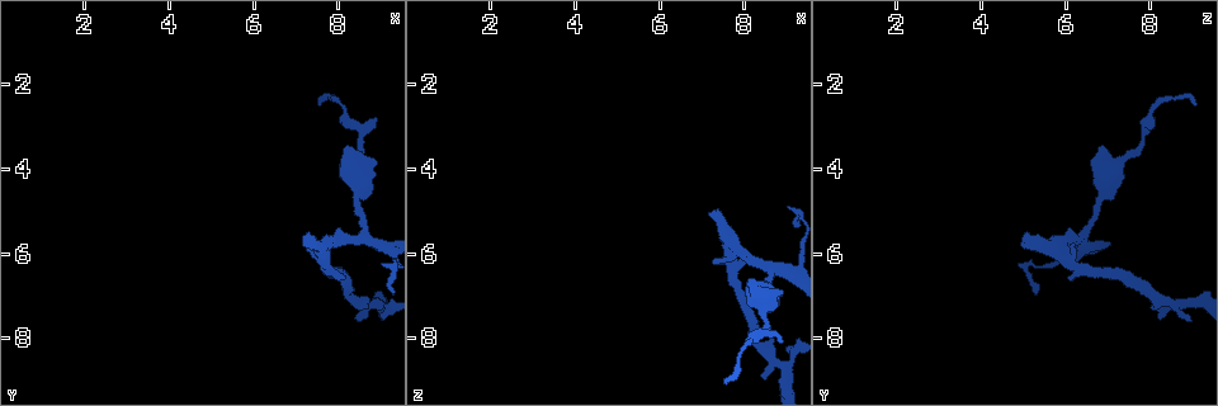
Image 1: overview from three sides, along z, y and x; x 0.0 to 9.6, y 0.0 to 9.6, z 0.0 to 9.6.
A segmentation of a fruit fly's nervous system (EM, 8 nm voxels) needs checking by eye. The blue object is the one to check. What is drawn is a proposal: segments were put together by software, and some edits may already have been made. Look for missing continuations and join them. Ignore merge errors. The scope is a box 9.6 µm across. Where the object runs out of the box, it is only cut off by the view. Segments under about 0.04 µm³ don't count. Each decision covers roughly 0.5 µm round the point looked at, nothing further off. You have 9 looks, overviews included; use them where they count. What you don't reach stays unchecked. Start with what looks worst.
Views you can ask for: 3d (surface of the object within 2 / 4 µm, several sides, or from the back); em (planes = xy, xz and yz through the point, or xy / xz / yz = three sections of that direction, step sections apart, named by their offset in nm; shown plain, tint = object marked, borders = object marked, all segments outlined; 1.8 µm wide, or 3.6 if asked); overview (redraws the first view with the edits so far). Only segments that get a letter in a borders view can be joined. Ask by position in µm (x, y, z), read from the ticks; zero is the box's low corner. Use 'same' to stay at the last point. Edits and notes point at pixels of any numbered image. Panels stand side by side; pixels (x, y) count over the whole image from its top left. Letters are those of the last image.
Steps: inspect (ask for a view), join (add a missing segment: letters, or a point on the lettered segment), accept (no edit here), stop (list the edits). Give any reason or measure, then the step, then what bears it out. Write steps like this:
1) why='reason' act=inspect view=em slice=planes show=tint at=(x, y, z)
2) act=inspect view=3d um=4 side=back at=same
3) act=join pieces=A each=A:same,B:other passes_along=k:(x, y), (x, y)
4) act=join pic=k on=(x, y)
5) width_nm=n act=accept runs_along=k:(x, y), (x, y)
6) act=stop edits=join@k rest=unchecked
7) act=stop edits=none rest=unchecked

why='branch stops here' act=inspect view=3d um=4 at=(7.15, 5.65, 5.10)

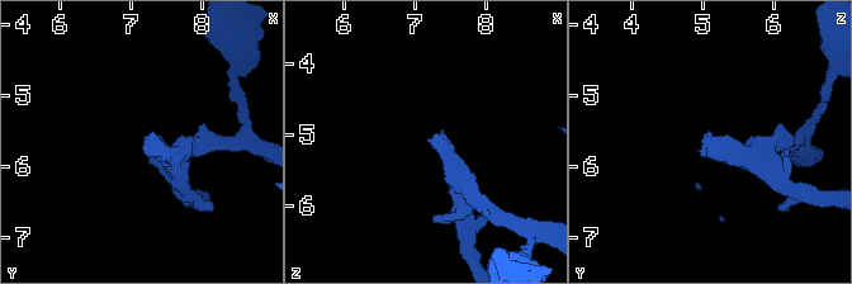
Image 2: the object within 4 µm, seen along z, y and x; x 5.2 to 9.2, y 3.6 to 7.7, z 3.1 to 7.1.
act=inspect view=em slice=yz step=4 show=borders at=(7.20, 5.60, 5.10)

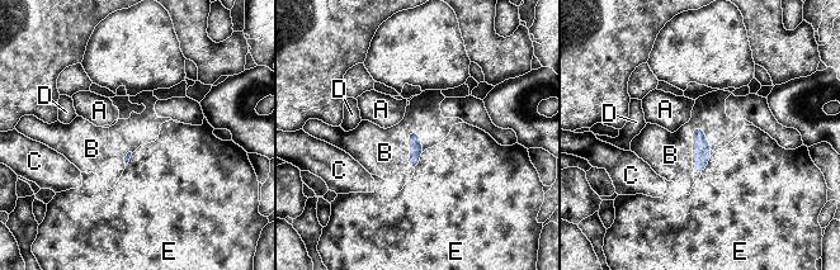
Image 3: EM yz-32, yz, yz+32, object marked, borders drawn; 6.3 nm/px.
act=join pic=3 on=(670, 155) each=A:other,B:same,C:other,D:other,E:other found='it goes on there'

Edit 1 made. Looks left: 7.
why='redraw' act=inspect view=overview

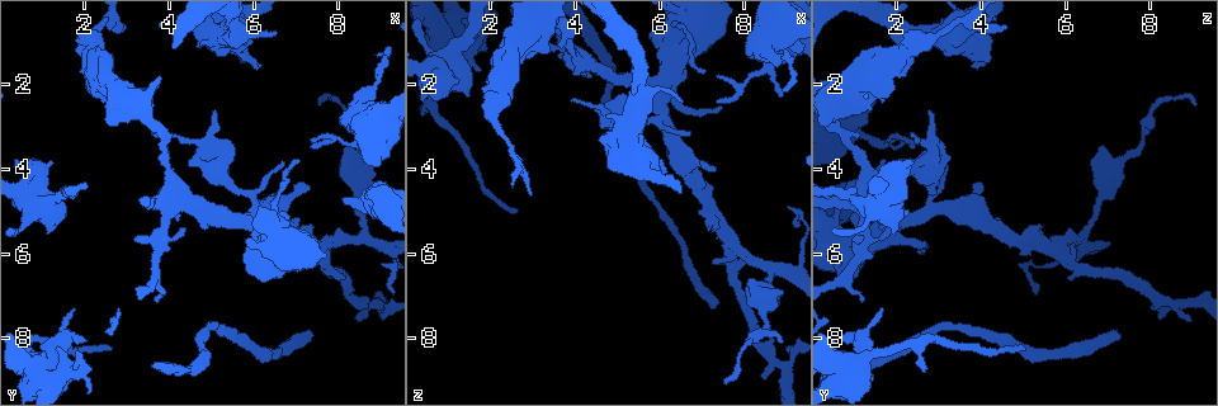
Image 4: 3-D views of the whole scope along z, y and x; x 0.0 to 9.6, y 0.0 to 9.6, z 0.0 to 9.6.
why='free end' act=inspect view=3d um=2 side=back at=(8.45, 7.60, 8.90)

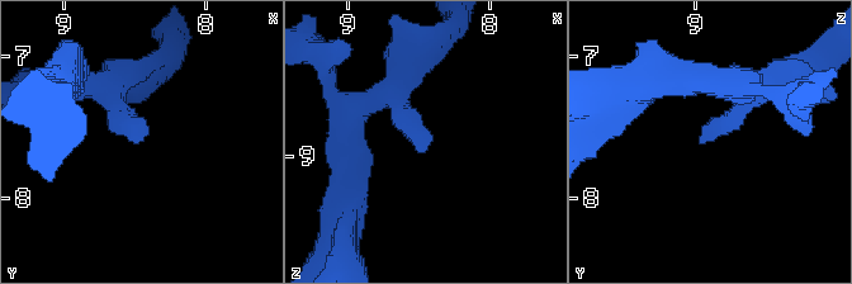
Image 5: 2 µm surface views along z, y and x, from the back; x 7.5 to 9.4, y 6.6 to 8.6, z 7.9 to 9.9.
act=inspect view=em slice=planes show=borders at=(8.54, 7.60, 8.90)

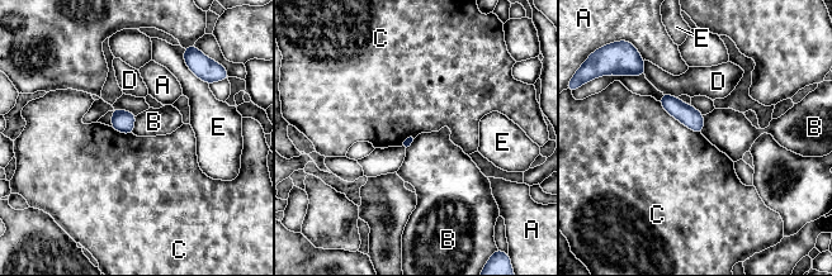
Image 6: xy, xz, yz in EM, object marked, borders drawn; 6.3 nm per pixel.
act=accept each=A:other,B:other,C:other,D:other,E:other border=6:(658, 101), (671, 115), (700, 134) found='none of them fits'

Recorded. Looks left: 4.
why='thin end' act=inspect view=3d um=2 side=back at=(7.55, 2.50, 9.15)

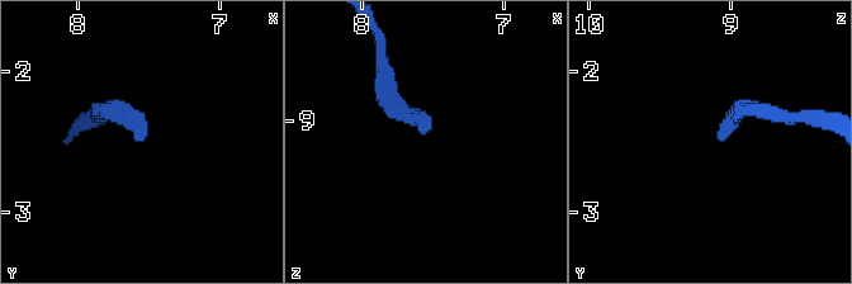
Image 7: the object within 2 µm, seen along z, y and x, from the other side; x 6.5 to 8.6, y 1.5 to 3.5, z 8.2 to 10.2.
why='need the tissue' act=inspect view=em slice=xy step=16 show=borders at=(7.56, 2.46, 9.08)

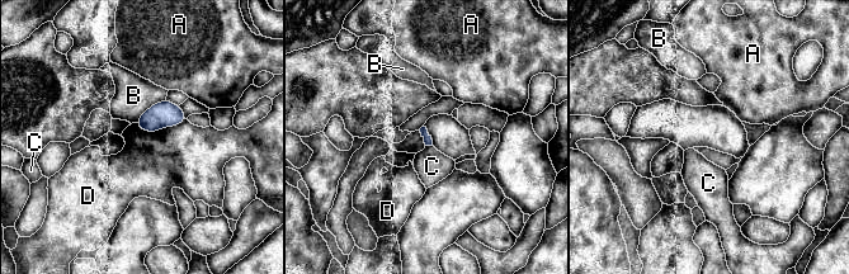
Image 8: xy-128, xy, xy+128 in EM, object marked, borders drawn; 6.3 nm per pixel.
act=accept each=A:other,B:other,C:other,D:other border=8:(425, 145), (432, 146) found='none of them fits'

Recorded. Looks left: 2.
act=stop edits=join@3 rest=unchecked

